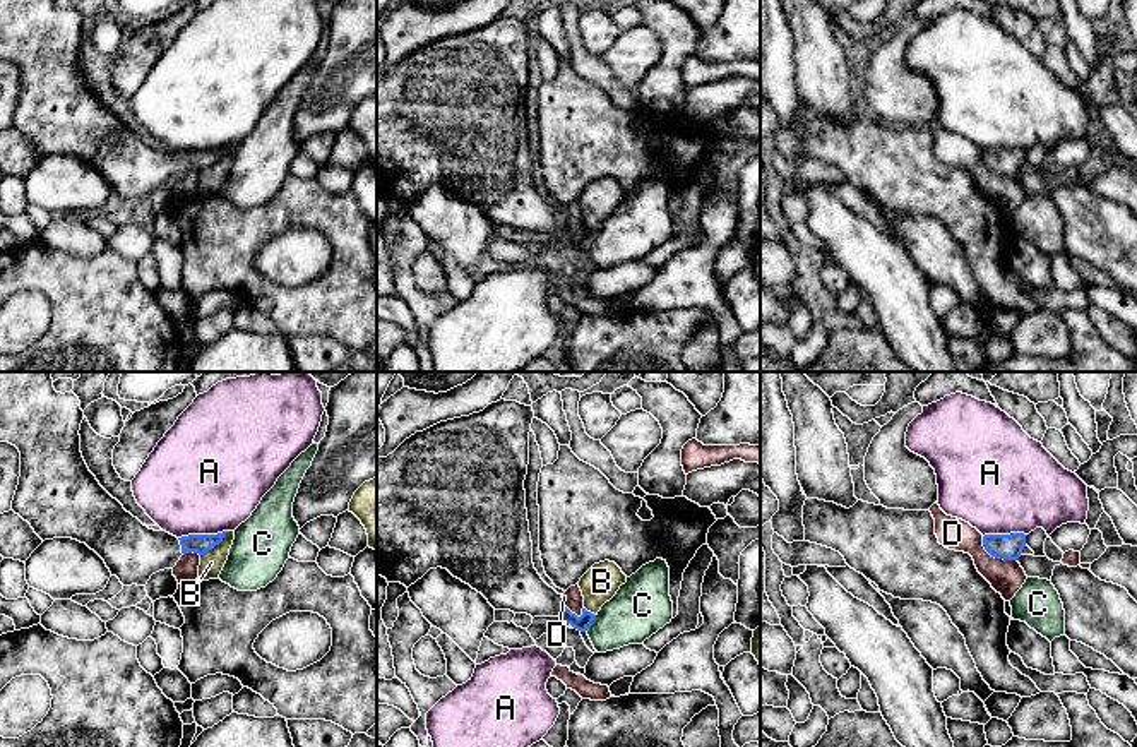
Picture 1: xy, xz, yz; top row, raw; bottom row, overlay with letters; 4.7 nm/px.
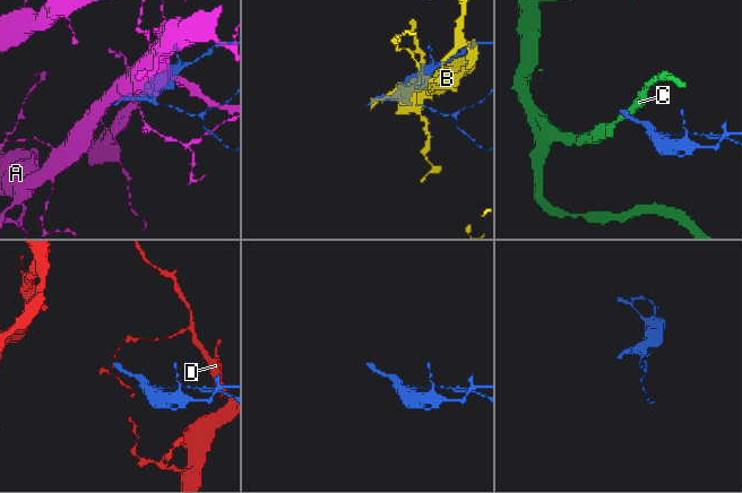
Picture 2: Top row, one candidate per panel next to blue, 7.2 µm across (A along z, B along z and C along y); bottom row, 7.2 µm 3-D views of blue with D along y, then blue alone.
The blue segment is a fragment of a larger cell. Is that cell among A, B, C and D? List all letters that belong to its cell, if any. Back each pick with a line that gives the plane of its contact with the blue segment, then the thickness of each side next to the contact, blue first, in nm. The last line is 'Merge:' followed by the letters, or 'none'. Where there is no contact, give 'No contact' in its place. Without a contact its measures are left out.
Merge: none

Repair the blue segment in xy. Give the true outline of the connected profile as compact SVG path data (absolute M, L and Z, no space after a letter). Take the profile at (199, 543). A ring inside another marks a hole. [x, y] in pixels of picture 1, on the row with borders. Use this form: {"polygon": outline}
{"polygon": "M0 372L0 442L21 452L21 476L12 511L31 524L45 541L72 538L94 550L123 586L146 586L152 574L173 569L183 553L199 553L219 545L226 533L176 538L154 531L123 509L89 471L80 452L84 411L74 392L57 392L51 372Z"}

